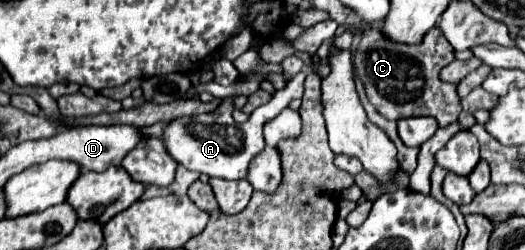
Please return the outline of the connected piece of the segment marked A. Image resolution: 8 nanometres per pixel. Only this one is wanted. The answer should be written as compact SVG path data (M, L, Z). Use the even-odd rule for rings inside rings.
M304 71L294 75L292 81L288 81L288 85L282 91L276 91L276 95L266 105L258 107L246 123L236 123L232 119L232 111L234 111L232 99L226 99L214 113L172 119L164 127L164 133L162 133L162 141L164 141L166 151L170 151L170 157L178 165L184 165L190 171L198 171L198 173L204 173L210 177L220 177L220 179L244 179L246 171L248 171L248 163L264 149L262 125L266 121L274 119L282 109L286 109L292 99L302 97L304 79L306 79ZM234 139L238 139L238 143L234 143Z

